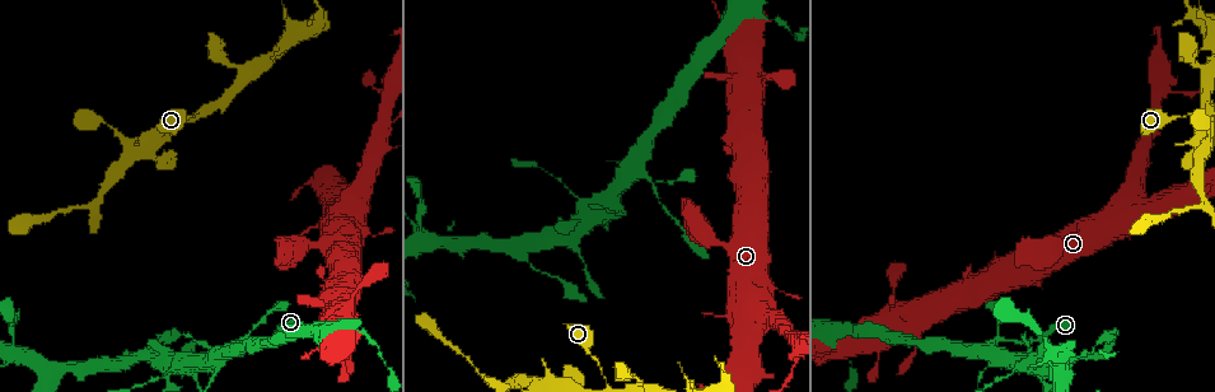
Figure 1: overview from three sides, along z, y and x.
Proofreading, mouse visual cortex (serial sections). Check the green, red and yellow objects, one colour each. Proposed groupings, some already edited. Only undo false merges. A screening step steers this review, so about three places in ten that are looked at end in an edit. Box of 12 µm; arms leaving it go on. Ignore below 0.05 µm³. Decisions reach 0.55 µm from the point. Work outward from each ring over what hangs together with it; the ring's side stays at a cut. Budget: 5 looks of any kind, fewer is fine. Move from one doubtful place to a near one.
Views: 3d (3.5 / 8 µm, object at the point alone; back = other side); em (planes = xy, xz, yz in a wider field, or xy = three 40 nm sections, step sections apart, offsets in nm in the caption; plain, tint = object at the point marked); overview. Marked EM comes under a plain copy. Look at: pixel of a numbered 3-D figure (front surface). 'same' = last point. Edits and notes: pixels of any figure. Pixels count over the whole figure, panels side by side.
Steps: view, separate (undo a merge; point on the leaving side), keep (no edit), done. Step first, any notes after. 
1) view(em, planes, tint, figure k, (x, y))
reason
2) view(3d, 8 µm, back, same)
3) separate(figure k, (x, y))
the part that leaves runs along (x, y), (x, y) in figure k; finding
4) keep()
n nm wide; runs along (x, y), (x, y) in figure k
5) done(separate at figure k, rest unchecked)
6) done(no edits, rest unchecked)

view(3d, 8 µm, figure 1, (187, 116))
thick turns thin

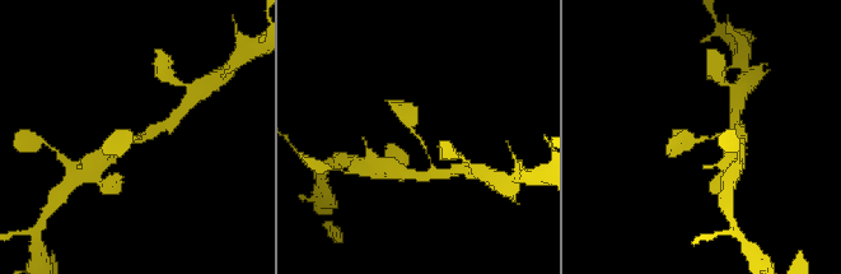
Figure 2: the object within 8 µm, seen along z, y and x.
view(3d, 3.5 µm, figure 2, (420, 143))

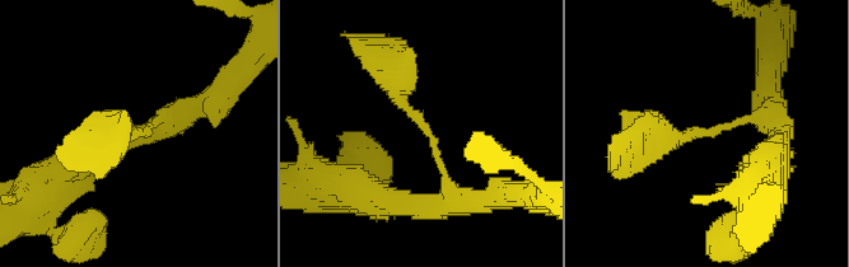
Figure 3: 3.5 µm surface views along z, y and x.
view(em, xy, step 2, tint, figure 3, (700, 133))
arms of 100, 400 nm; need the tissue

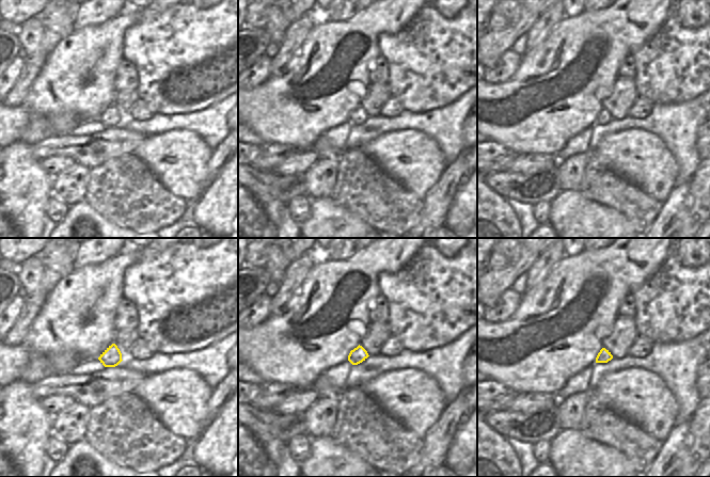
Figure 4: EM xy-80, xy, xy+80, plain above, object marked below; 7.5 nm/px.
keep()
runs along (381, 59), (432, 136), (451, 198) in figure 3; continuous, no second cell

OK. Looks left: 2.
view(3d, 3.5 µm, back, figure 1, (637, 173))
four or more arms meet

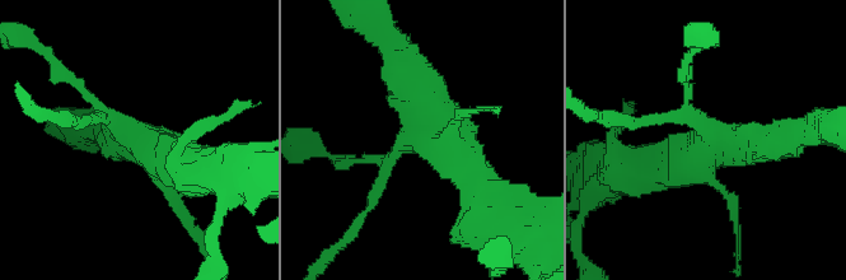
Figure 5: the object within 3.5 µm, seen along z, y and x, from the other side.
view(em, xy, step 1, tint, figure 5, (135, 135))
4 arms; arms of 150, 150, 400, 500 nm

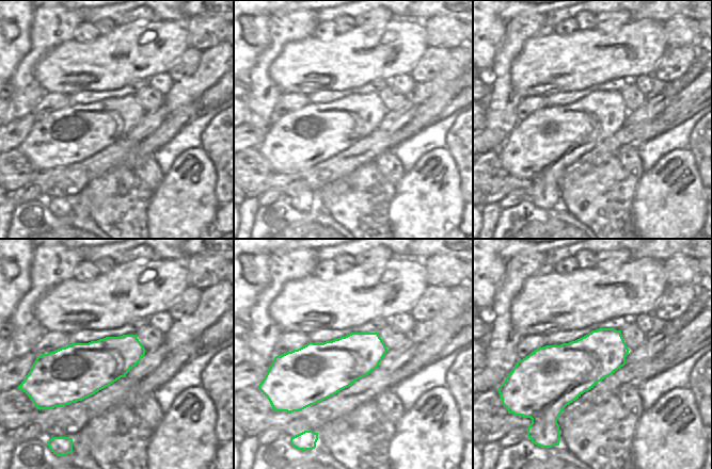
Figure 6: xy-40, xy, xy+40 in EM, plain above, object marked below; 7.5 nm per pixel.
keep()
one cell here

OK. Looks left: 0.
done(no edits, rest unchecked)

